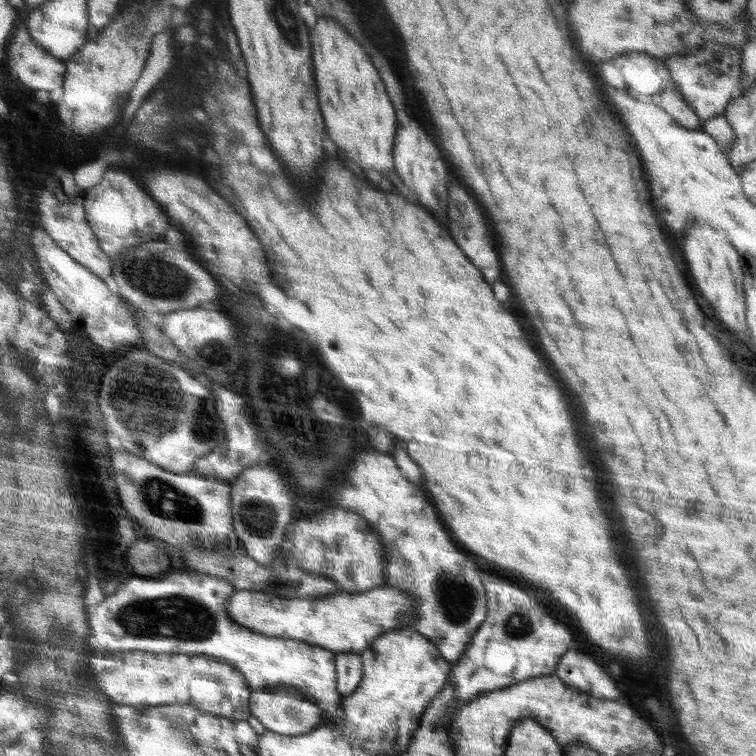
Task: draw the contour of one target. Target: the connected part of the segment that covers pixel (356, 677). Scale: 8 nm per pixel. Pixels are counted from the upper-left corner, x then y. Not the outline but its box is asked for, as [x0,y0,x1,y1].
[335,652,363,697]

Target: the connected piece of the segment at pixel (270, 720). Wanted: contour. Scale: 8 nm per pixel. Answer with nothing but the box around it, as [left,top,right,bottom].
[249,687,324,736]

